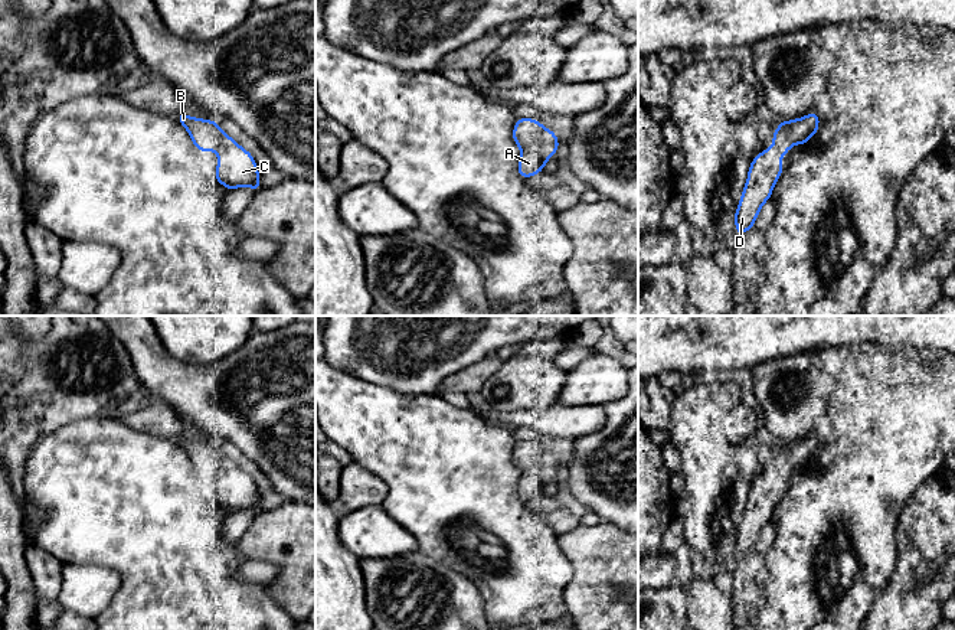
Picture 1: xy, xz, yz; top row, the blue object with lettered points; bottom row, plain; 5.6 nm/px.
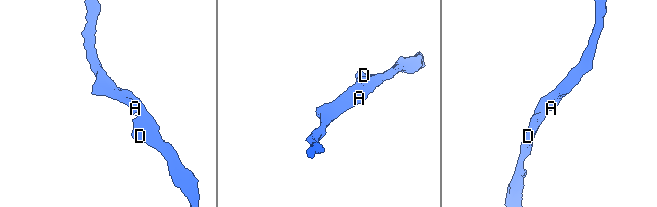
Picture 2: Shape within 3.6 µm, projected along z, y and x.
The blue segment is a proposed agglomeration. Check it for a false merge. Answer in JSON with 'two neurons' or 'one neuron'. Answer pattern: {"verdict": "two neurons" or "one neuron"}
{"verdict": "one neuron"}

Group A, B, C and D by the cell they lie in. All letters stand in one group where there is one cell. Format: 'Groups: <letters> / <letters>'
Groups: A B C D

